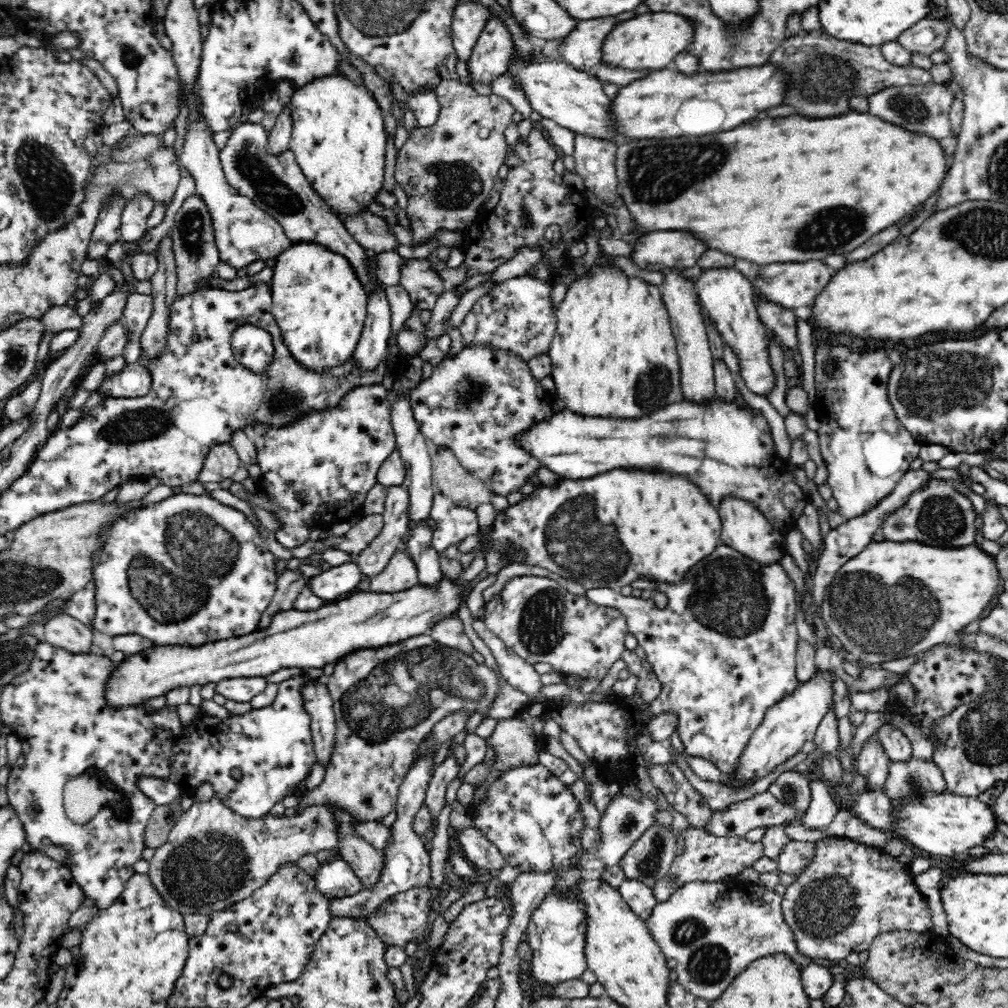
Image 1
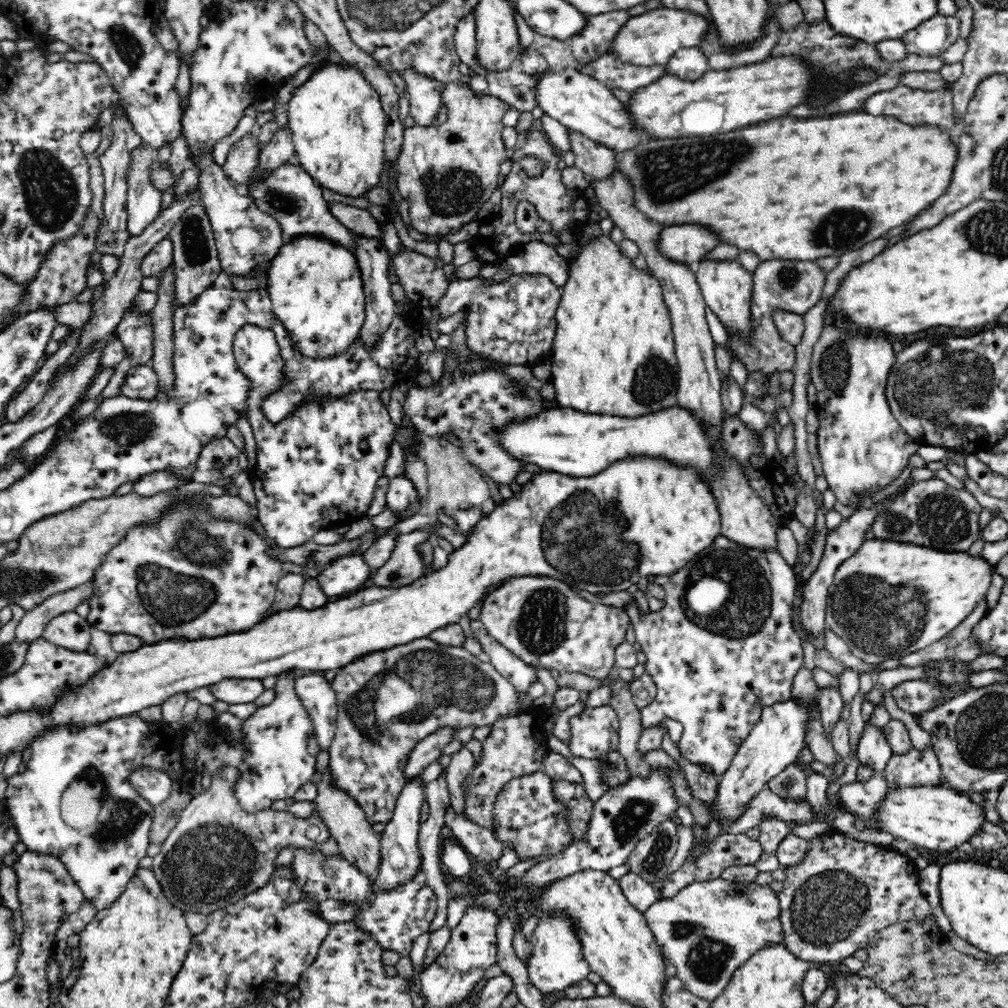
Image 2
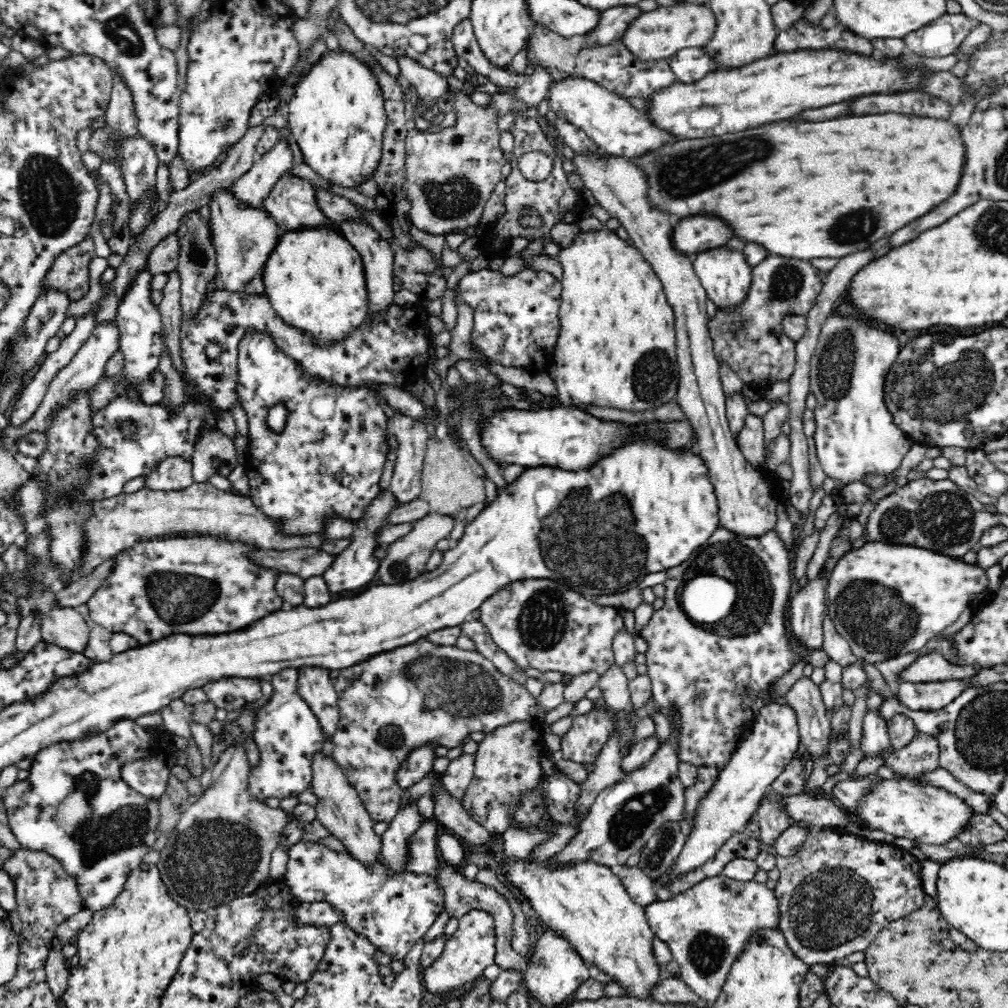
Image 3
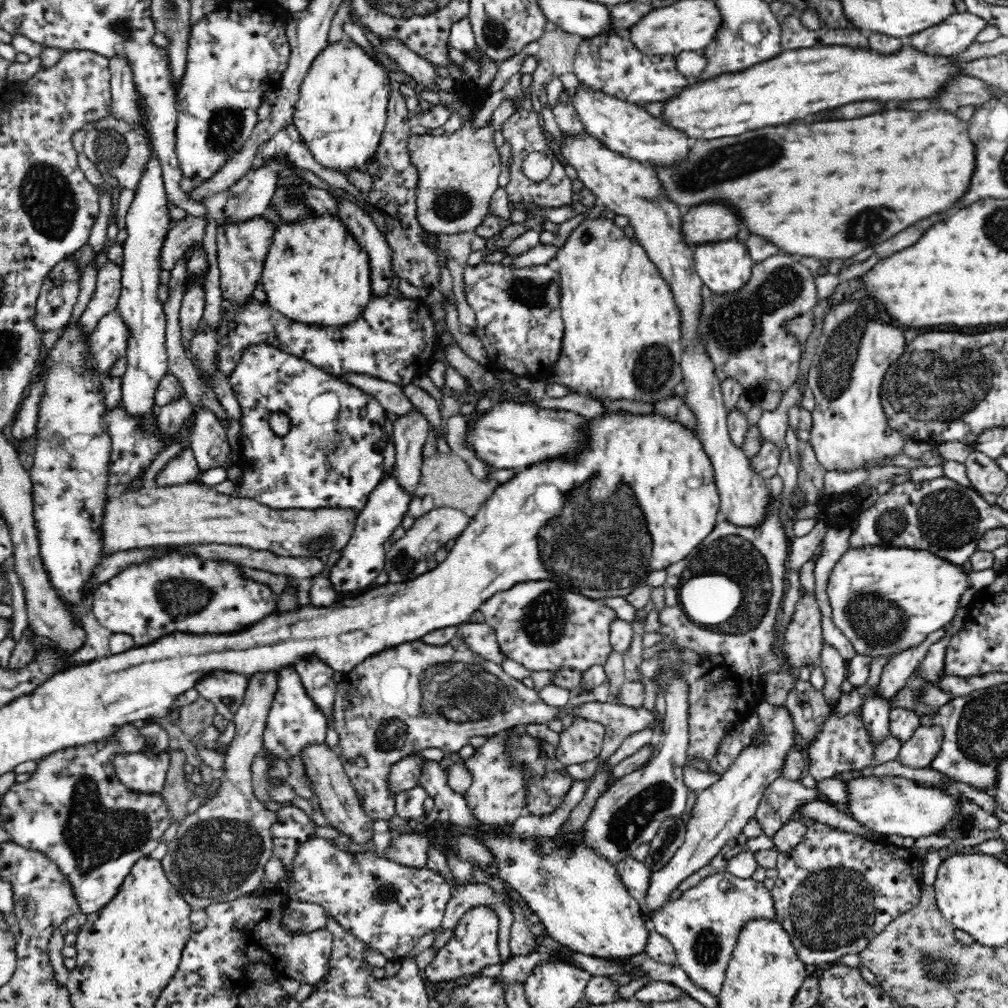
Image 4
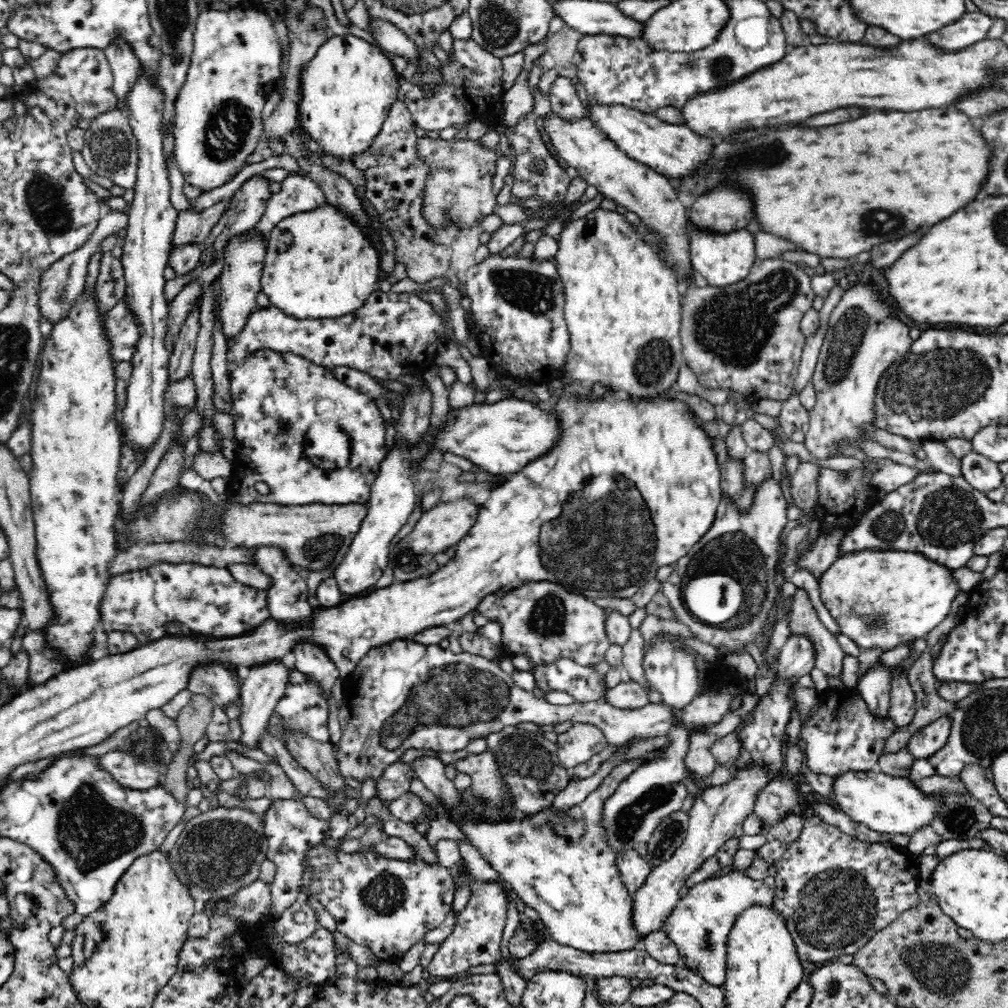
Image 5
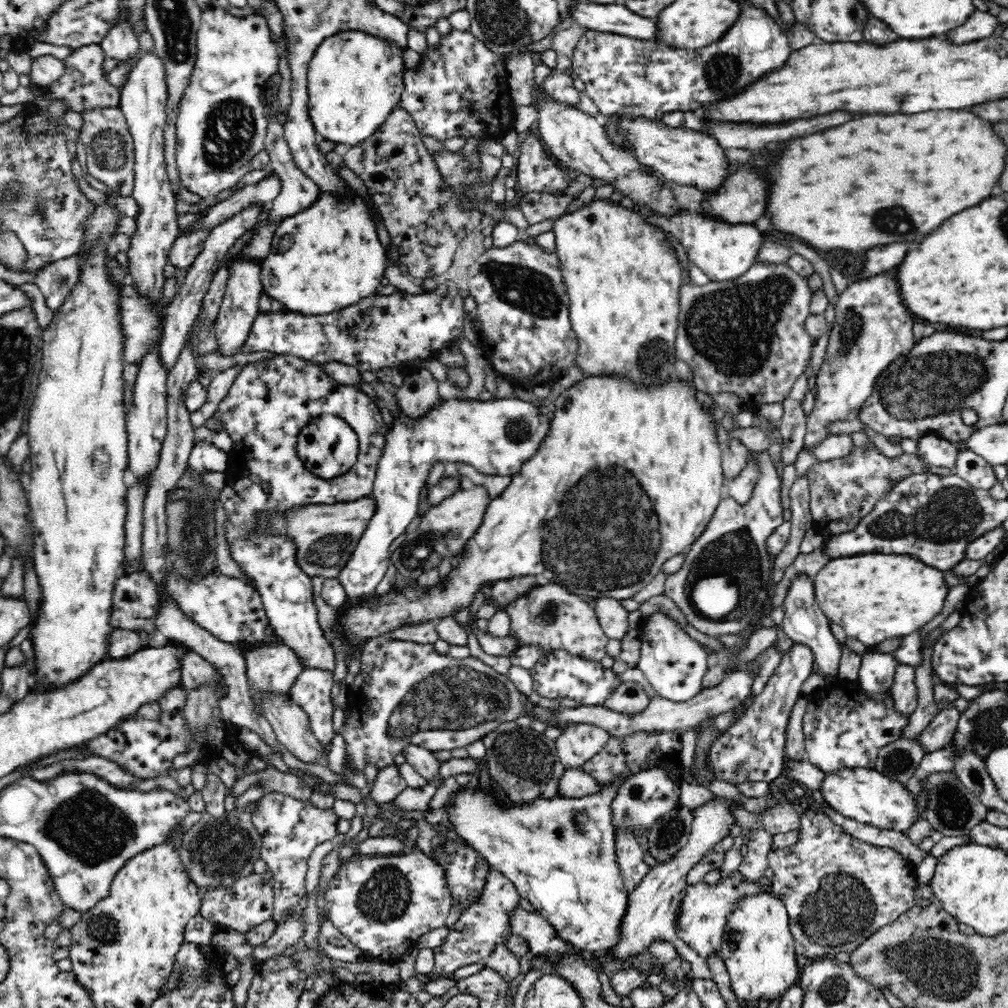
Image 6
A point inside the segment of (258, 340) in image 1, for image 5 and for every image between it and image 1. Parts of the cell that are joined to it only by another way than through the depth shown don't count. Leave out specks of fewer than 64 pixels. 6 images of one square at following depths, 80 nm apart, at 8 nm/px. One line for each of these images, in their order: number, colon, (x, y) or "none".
2: (317, 468)
3: (326, 462)
4: (331, 457)
5: (267, 387)

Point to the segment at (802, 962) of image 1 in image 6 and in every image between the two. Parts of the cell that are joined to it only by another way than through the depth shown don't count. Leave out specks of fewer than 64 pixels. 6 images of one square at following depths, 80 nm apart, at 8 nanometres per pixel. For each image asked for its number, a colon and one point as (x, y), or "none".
2: (709, 929)
3: (707, 927)
4: (703, 925)
5: (700, 924)
6: (702, 918)

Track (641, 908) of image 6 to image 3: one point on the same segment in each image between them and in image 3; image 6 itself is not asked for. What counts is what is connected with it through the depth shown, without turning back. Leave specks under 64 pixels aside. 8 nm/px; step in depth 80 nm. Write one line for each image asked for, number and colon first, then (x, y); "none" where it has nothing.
3: (770, 744)
4: (719, 814)
5: (717, 815)

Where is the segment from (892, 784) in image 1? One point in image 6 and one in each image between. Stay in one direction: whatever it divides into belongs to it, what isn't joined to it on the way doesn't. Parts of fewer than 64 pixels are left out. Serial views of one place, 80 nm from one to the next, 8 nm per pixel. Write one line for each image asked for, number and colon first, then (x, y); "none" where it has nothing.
2: (915, 769)
3: (921, 756)
4: (919, 751)
5: (927, 741)
6: (939, 734)

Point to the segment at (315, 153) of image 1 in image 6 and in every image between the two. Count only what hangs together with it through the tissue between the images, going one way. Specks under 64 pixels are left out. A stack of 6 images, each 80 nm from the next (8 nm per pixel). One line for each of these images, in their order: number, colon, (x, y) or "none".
2: (337, 124)
3: (337, 117)
4: (340, 115)
5: (347, 89)
6: (354, 79)

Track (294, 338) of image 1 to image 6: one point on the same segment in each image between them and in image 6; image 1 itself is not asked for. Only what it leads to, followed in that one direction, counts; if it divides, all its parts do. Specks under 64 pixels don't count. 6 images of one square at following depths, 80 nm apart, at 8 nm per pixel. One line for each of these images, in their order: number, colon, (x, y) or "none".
2: (316, 290)
3: (314, 279)
4: (315, 273)
5: (330, 270)
6: (336, 261)

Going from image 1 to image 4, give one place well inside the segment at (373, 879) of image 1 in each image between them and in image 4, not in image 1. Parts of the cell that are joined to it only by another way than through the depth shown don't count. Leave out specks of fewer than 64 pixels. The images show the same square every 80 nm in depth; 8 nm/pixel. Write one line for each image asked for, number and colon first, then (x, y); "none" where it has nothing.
2: (359, 844)
3: (338, 807)
4: (338, 801)

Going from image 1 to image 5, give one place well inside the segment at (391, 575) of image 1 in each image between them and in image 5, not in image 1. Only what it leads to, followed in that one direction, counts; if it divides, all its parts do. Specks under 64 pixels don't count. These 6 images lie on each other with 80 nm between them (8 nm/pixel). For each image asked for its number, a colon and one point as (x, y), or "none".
2: (405, 565)
3: (408, 557)
4: (412, 555)
5: (437, 529)

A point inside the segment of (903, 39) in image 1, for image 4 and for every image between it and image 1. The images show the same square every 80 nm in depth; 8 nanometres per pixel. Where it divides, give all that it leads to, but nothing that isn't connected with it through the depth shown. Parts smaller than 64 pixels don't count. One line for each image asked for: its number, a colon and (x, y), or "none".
2: (933, 36)
3: (941, 37)
4: (950, 37)

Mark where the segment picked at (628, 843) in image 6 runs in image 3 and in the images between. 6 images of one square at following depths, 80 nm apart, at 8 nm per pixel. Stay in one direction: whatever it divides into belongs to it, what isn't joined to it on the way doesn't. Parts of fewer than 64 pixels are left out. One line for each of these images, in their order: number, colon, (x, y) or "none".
3: (640, 888)
4: (636, 877)
5: (634, 869)

